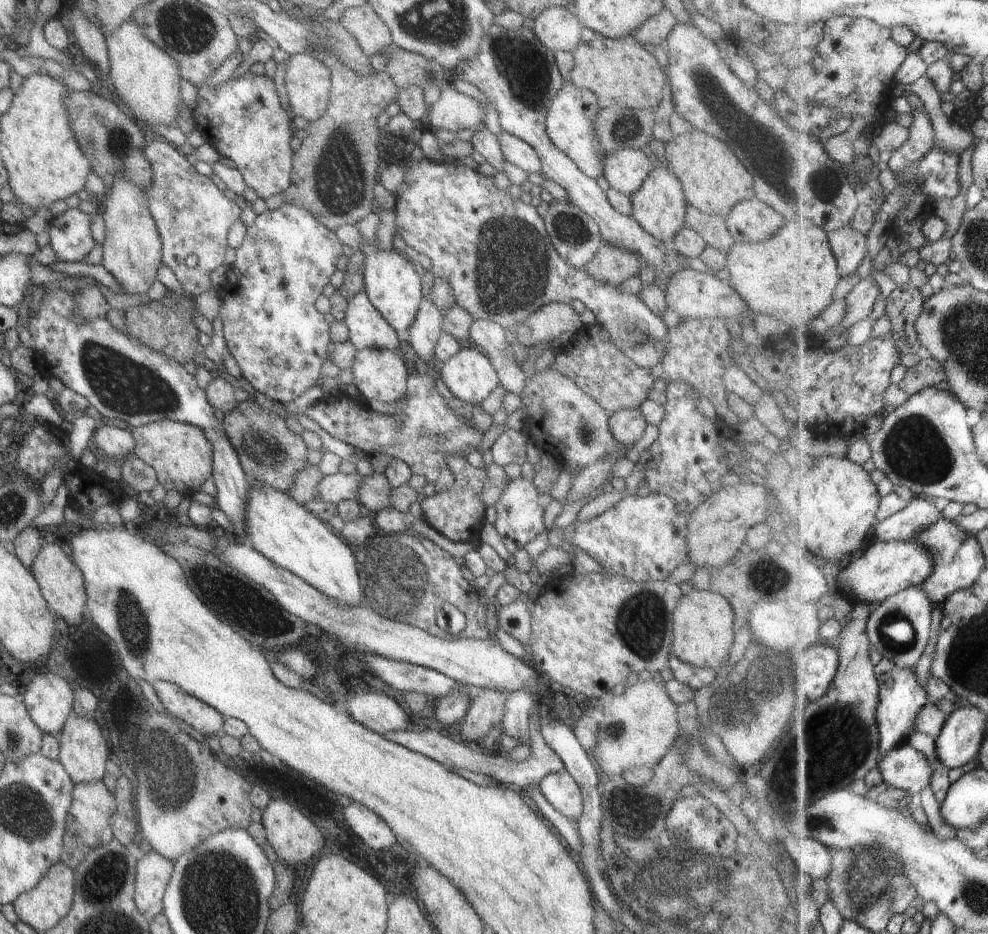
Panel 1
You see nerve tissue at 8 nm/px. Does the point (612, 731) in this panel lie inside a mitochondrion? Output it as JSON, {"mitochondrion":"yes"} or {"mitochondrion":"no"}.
{"mitochondrion":"yes"}

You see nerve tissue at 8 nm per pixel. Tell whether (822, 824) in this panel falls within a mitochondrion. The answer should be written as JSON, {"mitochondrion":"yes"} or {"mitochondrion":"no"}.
{"mitochondrion":"yes"}

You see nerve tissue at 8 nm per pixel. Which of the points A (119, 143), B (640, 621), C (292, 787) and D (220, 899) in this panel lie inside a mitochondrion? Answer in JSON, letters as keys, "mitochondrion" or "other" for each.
{"A":"mitochondrion","B":"mitochondrion","C":"other","D":"mitochondrion"}

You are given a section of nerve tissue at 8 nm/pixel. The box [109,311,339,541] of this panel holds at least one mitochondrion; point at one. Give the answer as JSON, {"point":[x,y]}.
{"point":[257,449]}

